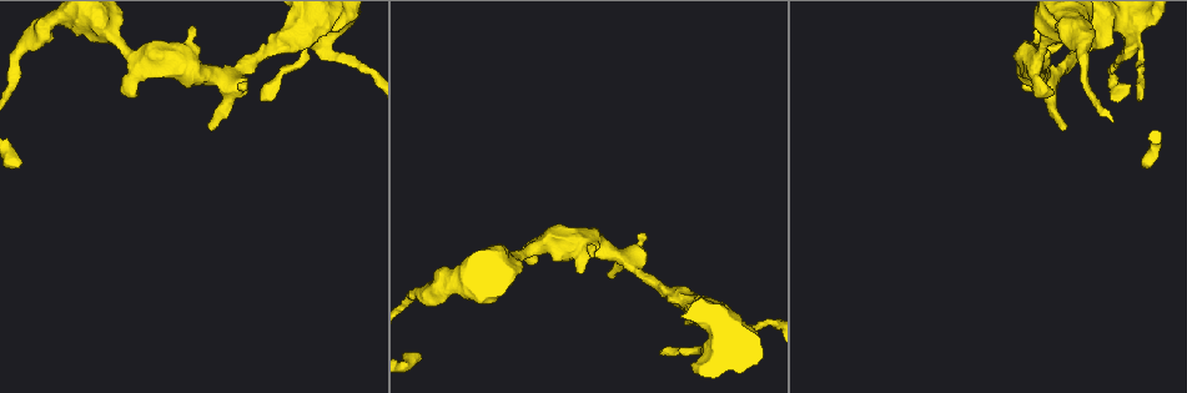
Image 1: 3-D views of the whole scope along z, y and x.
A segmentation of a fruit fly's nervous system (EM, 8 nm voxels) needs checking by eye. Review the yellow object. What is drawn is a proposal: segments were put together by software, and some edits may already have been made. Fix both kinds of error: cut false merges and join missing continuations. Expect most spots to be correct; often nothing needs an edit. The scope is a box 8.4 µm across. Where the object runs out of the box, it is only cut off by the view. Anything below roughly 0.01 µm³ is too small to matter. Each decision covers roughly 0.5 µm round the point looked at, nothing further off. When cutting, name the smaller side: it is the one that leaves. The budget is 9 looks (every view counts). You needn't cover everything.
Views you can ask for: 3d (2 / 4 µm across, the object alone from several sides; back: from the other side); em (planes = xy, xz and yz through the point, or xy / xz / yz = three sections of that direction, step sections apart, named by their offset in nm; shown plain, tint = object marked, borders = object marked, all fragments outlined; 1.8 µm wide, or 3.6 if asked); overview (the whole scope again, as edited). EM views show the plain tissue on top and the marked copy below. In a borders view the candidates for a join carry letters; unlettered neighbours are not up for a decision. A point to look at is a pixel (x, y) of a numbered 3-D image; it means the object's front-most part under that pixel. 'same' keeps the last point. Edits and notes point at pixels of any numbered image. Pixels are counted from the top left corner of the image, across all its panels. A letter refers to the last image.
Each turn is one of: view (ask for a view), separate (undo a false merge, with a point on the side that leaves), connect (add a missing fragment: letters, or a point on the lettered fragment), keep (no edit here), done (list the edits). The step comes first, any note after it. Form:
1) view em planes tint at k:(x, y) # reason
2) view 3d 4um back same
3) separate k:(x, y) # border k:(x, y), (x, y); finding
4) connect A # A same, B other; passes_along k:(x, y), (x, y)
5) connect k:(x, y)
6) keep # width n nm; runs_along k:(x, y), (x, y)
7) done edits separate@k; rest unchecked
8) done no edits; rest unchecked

view em planes borders at 1:(582, 270) # an open end

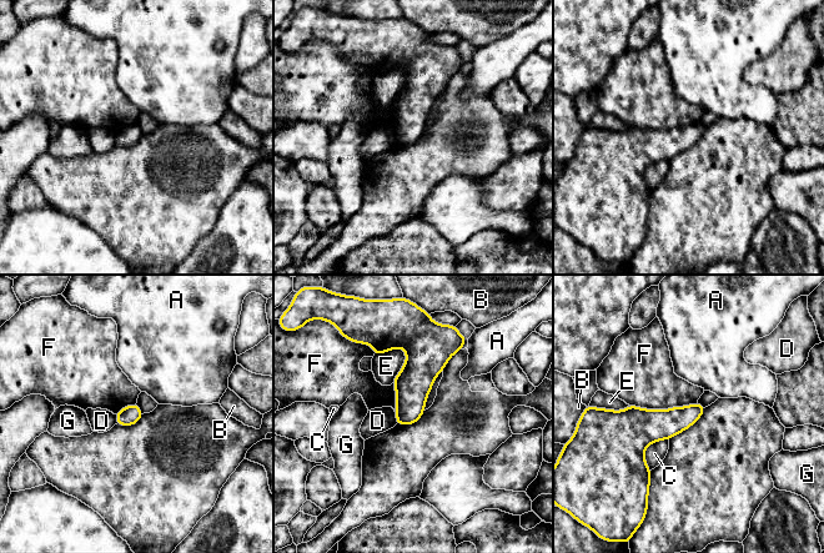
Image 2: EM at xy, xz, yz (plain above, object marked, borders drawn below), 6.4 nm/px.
keep # A other, B other, C other, D other, E other, F other, G other; border 2:(697, 401), (668, 408), (628, 405); none of them fits

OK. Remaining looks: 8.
view 3d 4um at 1:(1142, 99) # branch stops here

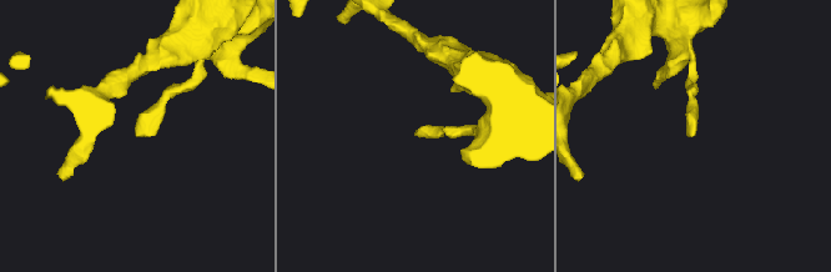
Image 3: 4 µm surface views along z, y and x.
view em planes borders at 3:(692, 135) # need the tissue

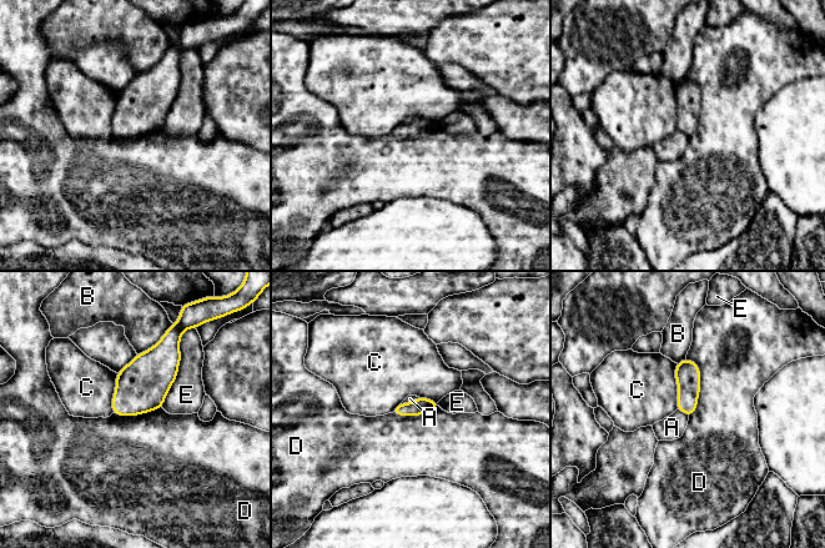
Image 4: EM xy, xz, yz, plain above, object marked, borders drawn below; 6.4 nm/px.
keep # A other, B other, C other, D other, E other; border 4:(687, 357), (699, 370), (689, 417); none of them fits

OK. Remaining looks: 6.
view em yz step 16 borders at 1:(246, 82) # an open end

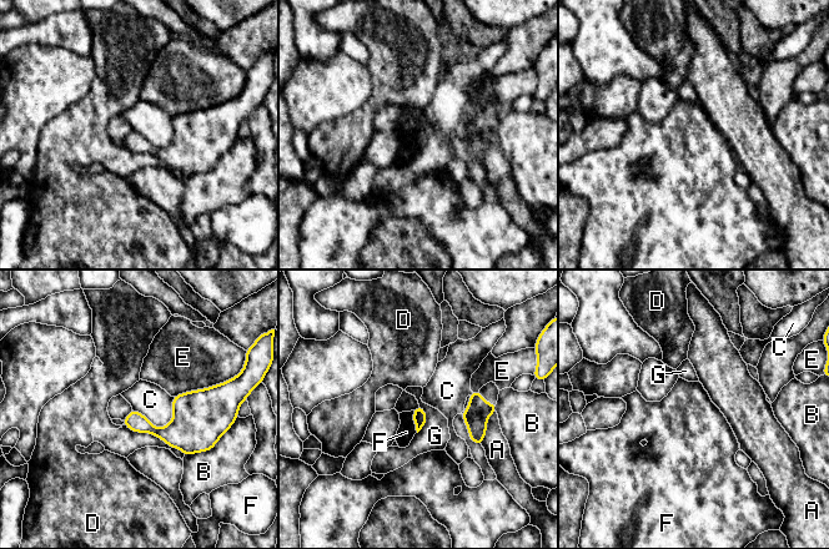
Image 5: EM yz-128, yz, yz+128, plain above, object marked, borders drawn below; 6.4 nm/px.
keep # A other, B other, C other, D other, E other, F other, G other; border 5:(412, 411), (412, 422), (417, 432); no lettered fragment goes on from it

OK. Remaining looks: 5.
view 3d 4um at 1:(1134, 26) # thick turns thin

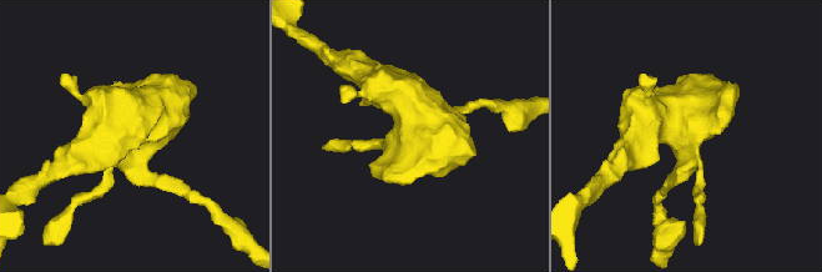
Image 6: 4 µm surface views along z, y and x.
view em planes tint at 6:(686, 137) # now the EM

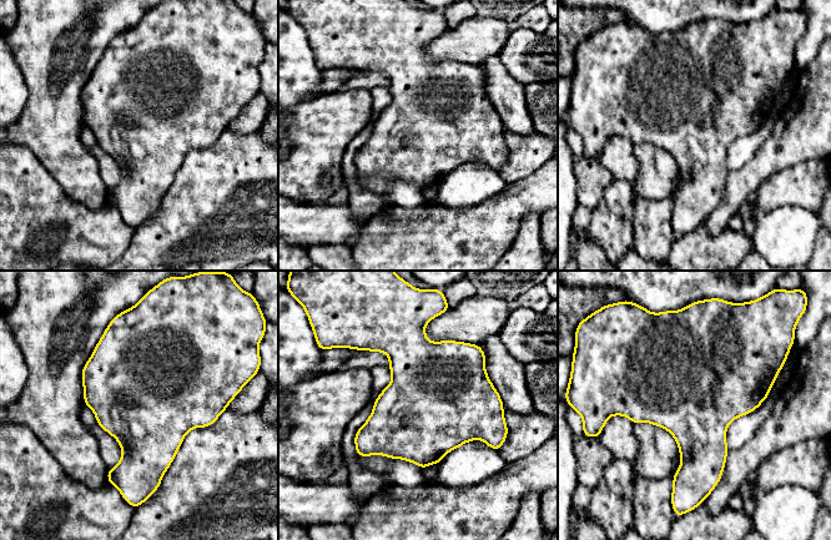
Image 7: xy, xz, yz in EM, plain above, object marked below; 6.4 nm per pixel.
view em planes borders same

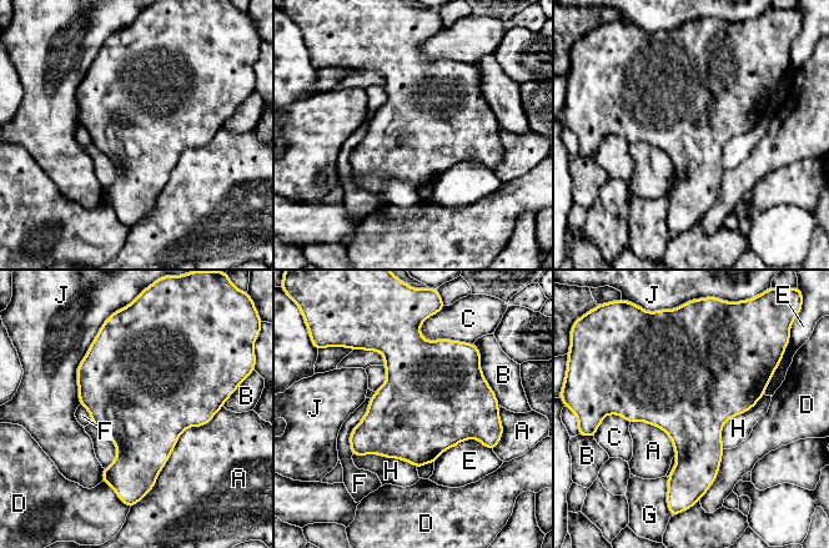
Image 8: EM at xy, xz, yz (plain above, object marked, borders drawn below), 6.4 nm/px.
keep # width 650 nm; longest_contact A 750 nm; A other, B other, C other, D other, E other, F other, G other, H other, J other; all the same neuron

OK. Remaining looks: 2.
done no edits; rest unchecked

